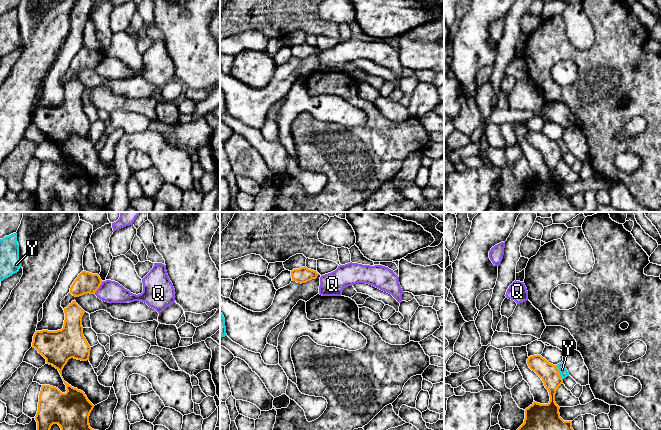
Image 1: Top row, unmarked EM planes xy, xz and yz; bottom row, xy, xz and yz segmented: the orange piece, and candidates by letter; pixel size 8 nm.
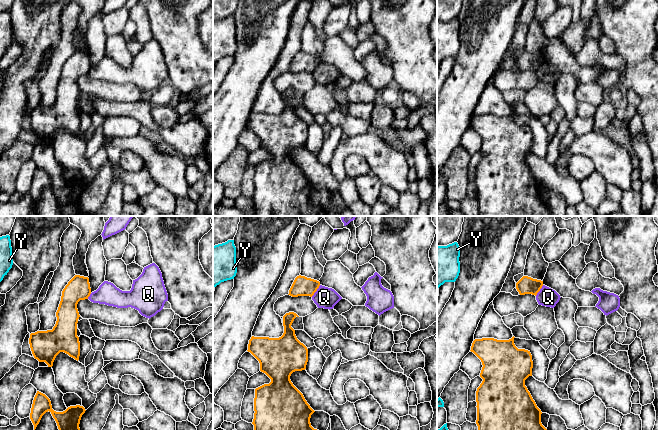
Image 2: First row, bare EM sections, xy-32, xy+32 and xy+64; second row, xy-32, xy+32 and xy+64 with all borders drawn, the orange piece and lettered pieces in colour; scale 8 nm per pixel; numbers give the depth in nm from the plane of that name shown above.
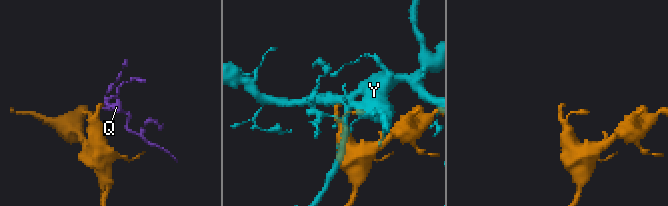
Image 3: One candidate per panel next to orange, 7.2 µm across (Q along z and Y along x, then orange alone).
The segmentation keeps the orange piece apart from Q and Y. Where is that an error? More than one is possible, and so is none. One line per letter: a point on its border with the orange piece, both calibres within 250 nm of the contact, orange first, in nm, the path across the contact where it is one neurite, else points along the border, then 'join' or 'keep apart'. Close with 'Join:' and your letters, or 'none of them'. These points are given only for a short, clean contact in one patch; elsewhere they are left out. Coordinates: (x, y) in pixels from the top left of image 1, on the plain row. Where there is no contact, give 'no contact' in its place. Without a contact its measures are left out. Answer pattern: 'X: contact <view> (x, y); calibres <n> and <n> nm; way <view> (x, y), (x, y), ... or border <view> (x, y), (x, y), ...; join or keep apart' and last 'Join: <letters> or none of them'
Q: contact xy (99, 62); calibres 170 and 180 nm; border xy (103, 57), (94, 69); keep apart
Y: contact yz (559, 148); calibres 160 and 70 nm; keep apart
Join: none of them

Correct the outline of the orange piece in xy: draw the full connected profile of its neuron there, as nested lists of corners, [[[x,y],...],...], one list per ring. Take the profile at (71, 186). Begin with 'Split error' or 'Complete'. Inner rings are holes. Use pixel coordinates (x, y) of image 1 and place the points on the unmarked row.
Complete. [[[64,157],[66,168],[62,169],[58,164],[50,161],[42,161],[39,170],[38,187],[35,192],[37,208],[42,212],[50,212],[53,200],[61,204],[62,212],[104,212],[104,208],[90,203],[89,192],[94,181],[88,176],[85,169],[72,163]]]

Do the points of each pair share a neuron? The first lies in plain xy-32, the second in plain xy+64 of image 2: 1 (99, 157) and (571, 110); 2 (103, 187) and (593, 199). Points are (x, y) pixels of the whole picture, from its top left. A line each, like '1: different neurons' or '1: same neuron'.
1: same neuron
2: same neuron

